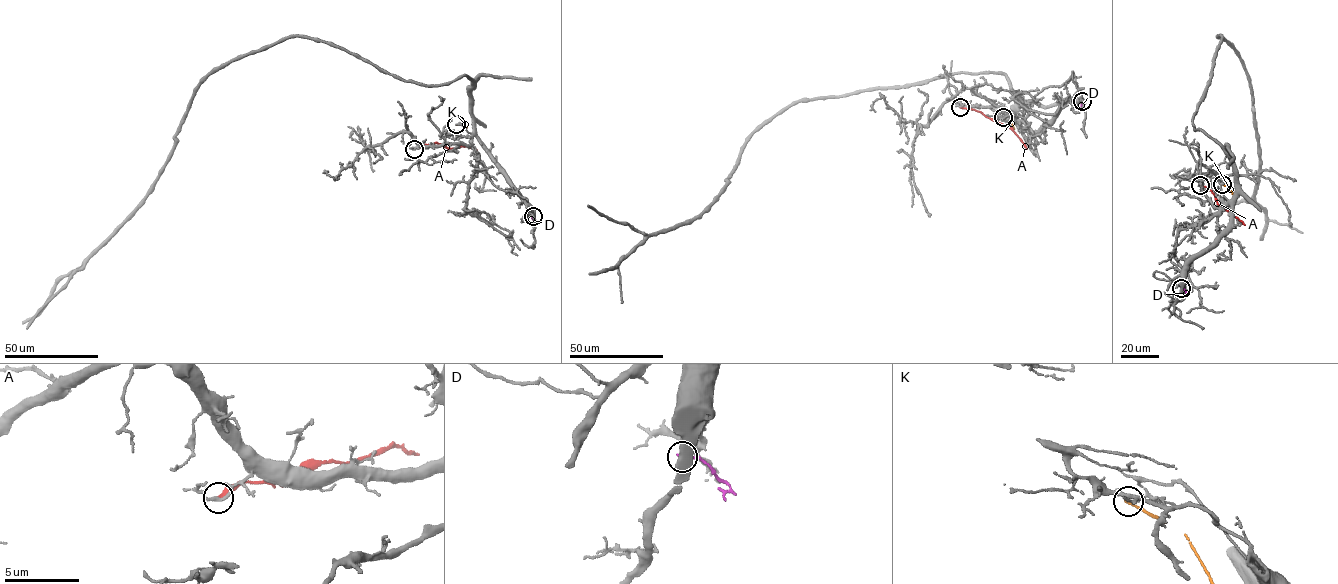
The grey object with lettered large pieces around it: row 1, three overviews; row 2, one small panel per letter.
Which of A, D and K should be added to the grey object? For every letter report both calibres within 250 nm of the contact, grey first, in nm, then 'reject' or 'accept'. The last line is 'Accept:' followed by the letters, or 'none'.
A: calibres 200 and 280 nm; reject
D: calibres 440 and 240 nm; reject
K: calibres 130 and 180 nm; reject
Accept: none

